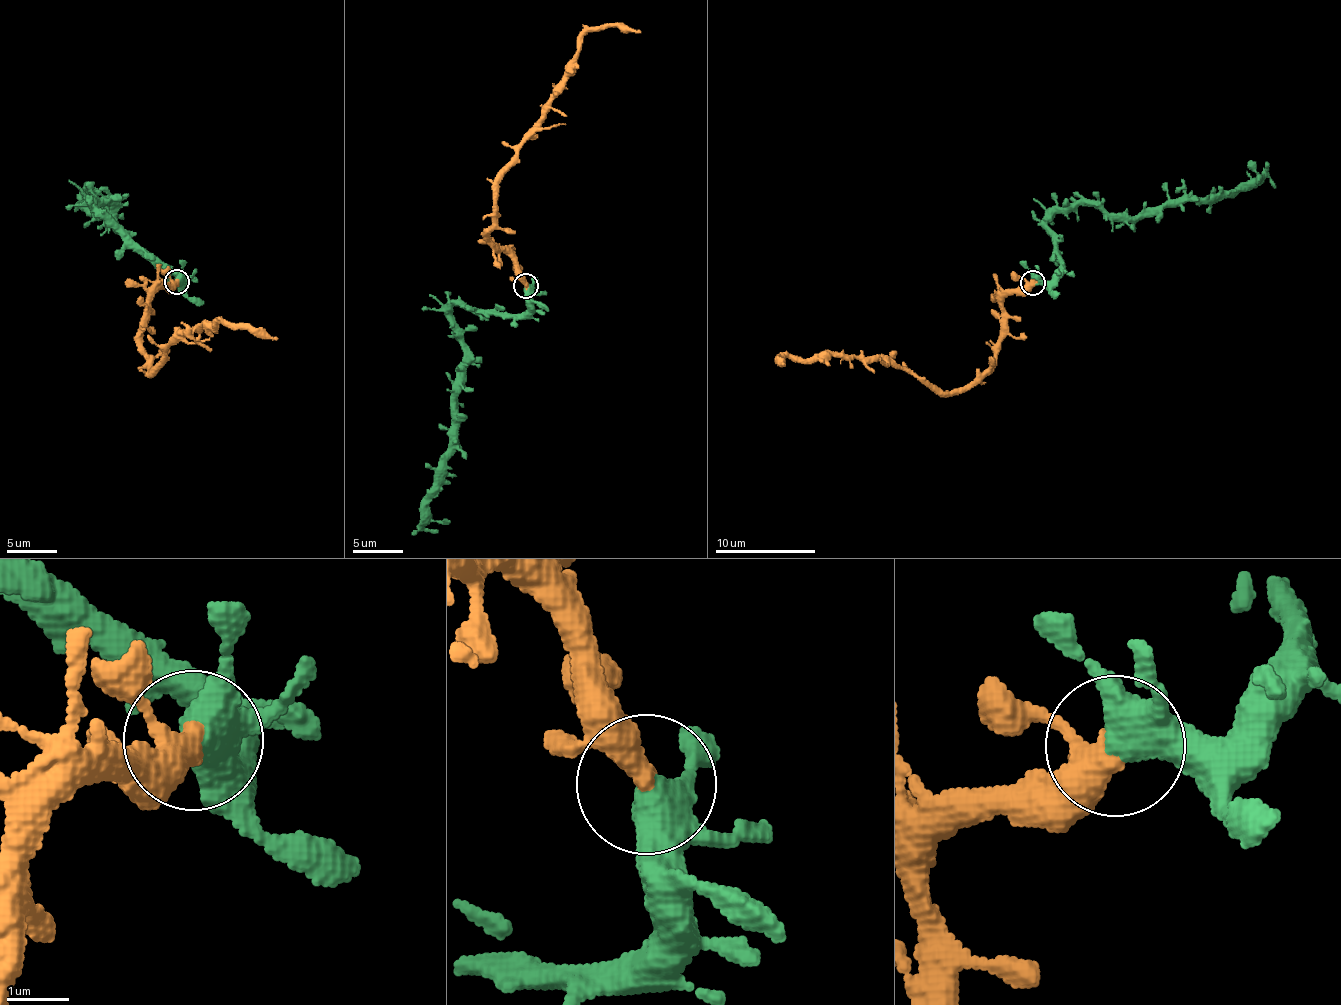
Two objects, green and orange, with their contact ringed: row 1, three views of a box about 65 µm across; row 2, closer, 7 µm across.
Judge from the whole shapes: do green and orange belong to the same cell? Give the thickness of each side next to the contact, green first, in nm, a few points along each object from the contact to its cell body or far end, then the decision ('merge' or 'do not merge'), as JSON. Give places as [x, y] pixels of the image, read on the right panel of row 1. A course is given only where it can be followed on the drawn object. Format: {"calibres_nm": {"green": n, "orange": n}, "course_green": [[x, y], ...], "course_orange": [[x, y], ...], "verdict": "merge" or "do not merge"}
{"calibres_nm": {"green": 400, "orange": 360}, "course_green": [[1032, 282], [1060, 272], [1047, 227], [1055, 212], [1157, 214], [1265, 177], [1276, 188]], "course_orange": [[1032, 282], [1002, 302], [995, 361], [949, 391], [937, 392], [884, 360], [777, 358], [783, 366]], "verdict": "merge"}

